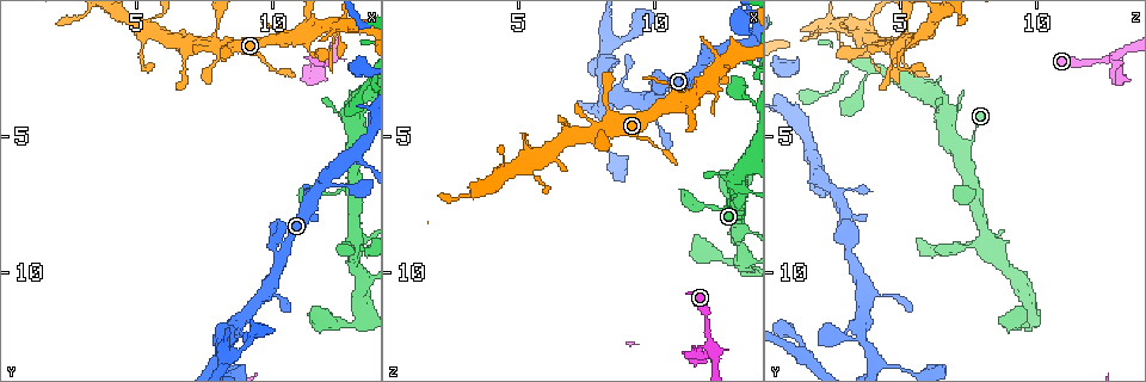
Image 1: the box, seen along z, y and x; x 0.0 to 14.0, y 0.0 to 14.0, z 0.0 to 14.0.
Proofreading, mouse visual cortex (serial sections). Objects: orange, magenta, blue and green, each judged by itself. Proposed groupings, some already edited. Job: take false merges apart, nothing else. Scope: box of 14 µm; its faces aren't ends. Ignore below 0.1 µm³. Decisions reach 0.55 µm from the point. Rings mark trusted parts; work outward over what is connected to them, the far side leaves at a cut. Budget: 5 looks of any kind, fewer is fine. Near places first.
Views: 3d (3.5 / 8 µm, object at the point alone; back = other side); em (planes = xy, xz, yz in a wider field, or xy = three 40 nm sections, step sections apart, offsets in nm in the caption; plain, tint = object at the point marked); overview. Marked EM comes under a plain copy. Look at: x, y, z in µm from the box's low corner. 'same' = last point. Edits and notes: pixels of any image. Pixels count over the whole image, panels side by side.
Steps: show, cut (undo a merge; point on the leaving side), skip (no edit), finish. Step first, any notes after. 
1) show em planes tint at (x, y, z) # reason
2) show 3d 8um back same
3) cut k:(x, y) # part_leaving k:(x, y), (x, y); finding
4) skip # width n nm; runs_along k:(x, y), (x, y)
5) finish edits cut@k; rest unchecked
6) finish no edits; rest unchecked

show em xy step 3 tint at (12.6, 0.9, 2.5) # three-way junction

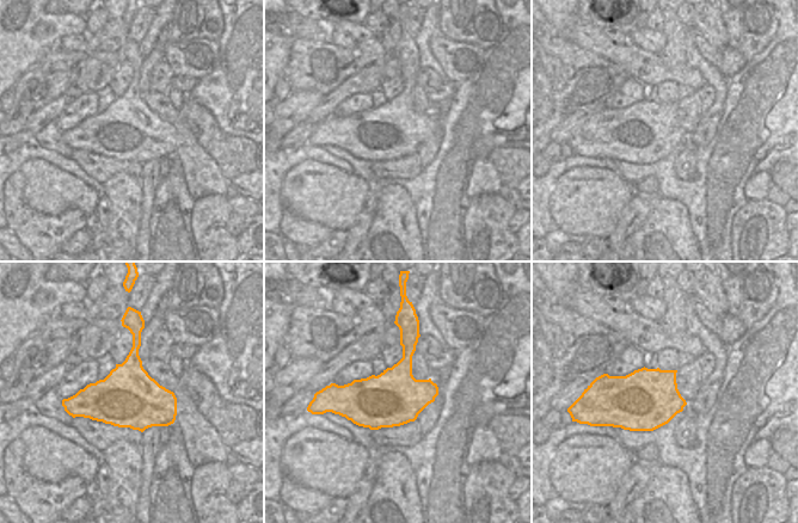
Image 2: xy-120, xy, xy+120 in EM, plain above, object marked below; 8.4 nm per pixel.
show 3d 3.5um same

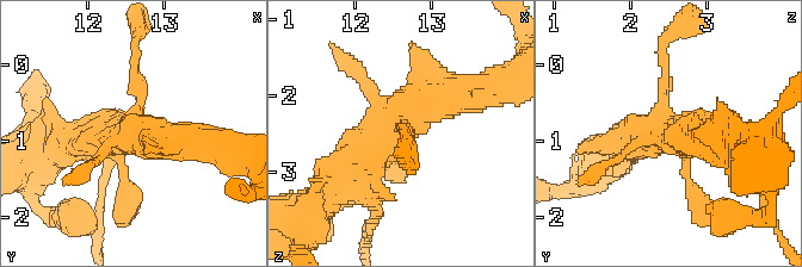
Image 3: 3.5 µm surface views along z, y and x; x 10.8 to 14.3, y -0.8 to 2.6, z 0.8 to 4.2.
skip # runs_along 3:(338, 181), (423, 99), (467, 97); all the same cell

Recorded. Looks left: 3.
show 3d 3.5um back at (7.9, 1.6, 4.7) # three arms meet

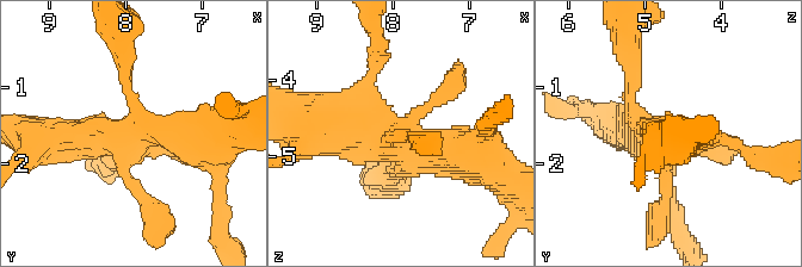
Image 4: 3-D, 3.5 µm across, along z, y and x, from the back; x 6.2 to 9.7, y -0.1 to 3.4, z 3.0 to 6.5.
show em planes tint same # need the tissue

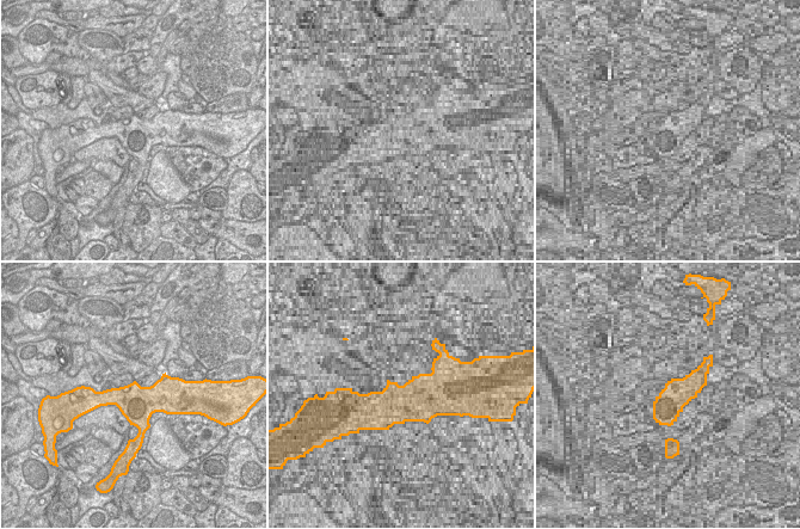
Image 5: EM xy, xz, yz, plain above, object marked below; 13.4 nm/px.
skip # runs_along 4:(324, 120), (477, 157); one cell here

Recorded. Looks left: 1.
finish no edits; rest unchecked

